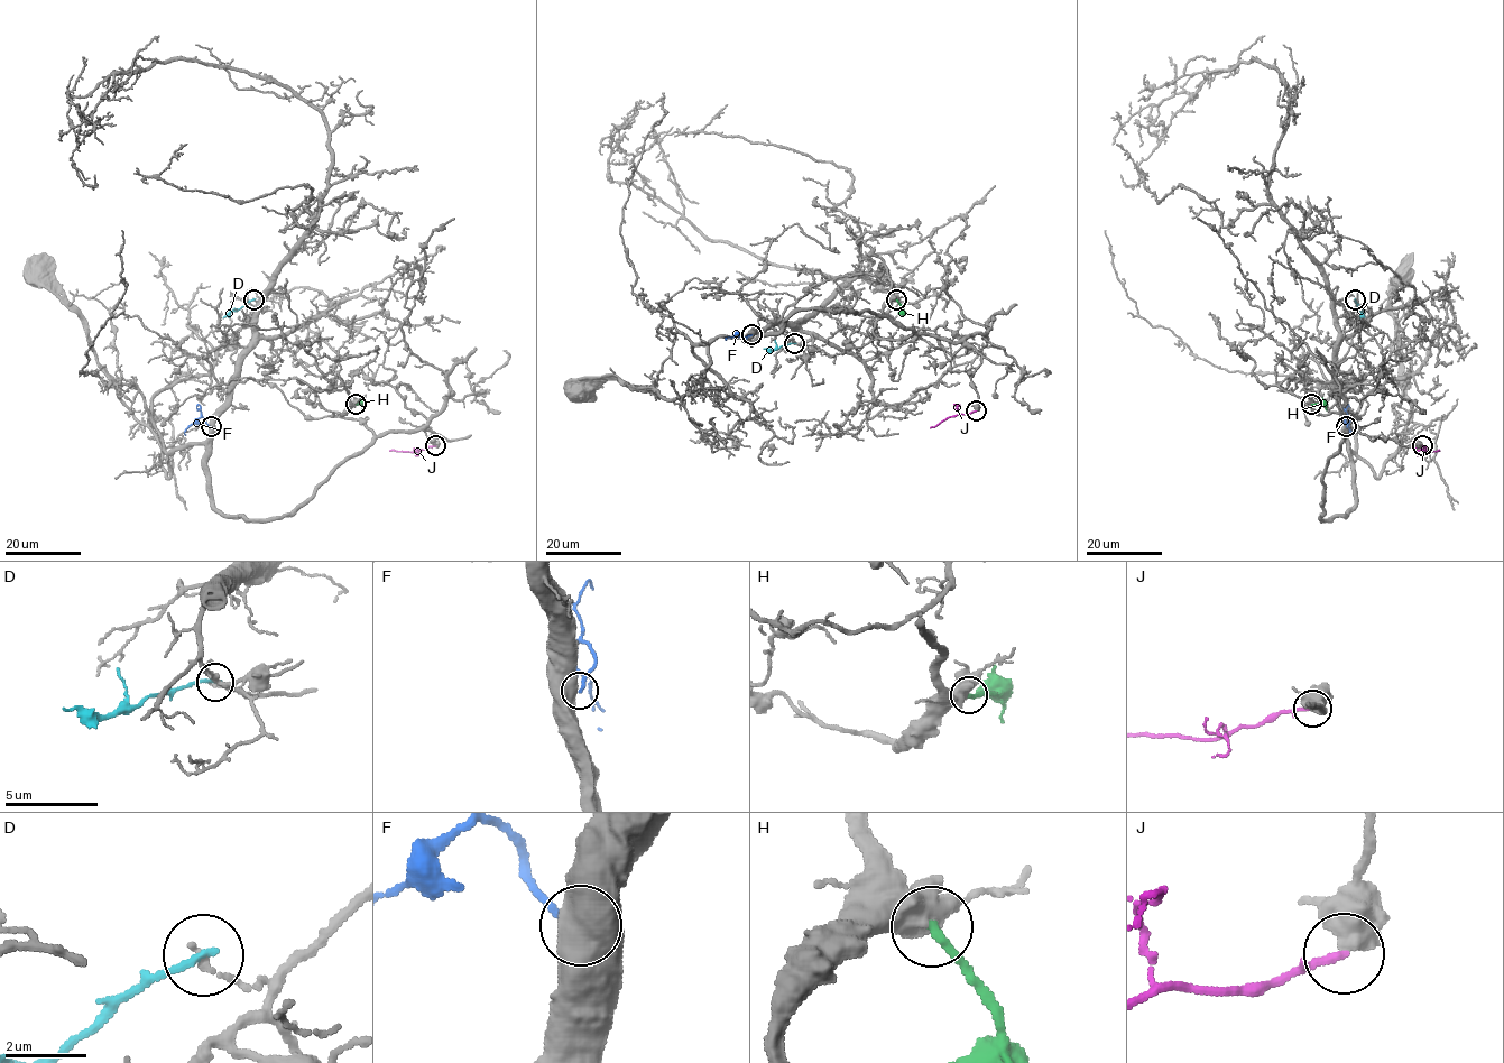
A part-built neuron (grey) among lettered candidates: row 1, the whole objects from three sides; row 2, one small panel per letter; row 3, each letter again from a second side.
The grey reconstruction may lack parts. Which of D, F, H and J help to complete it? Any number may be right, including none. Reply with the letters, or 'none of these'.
H

